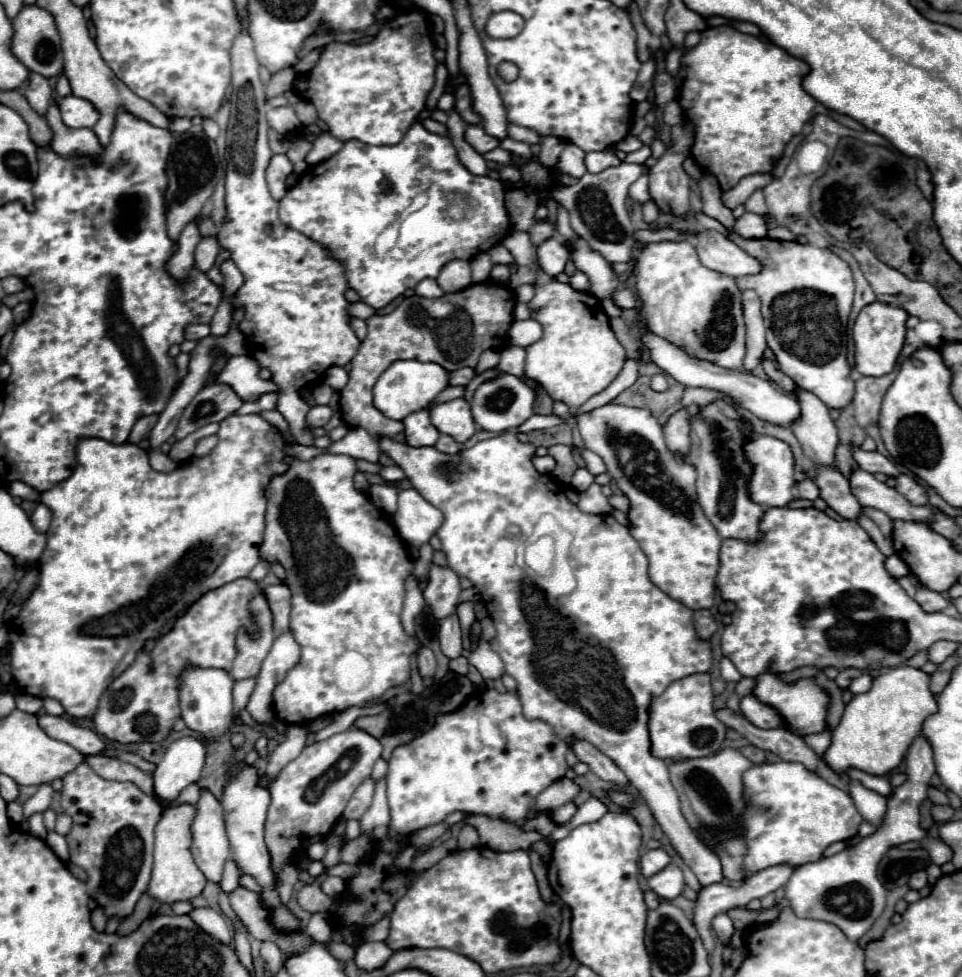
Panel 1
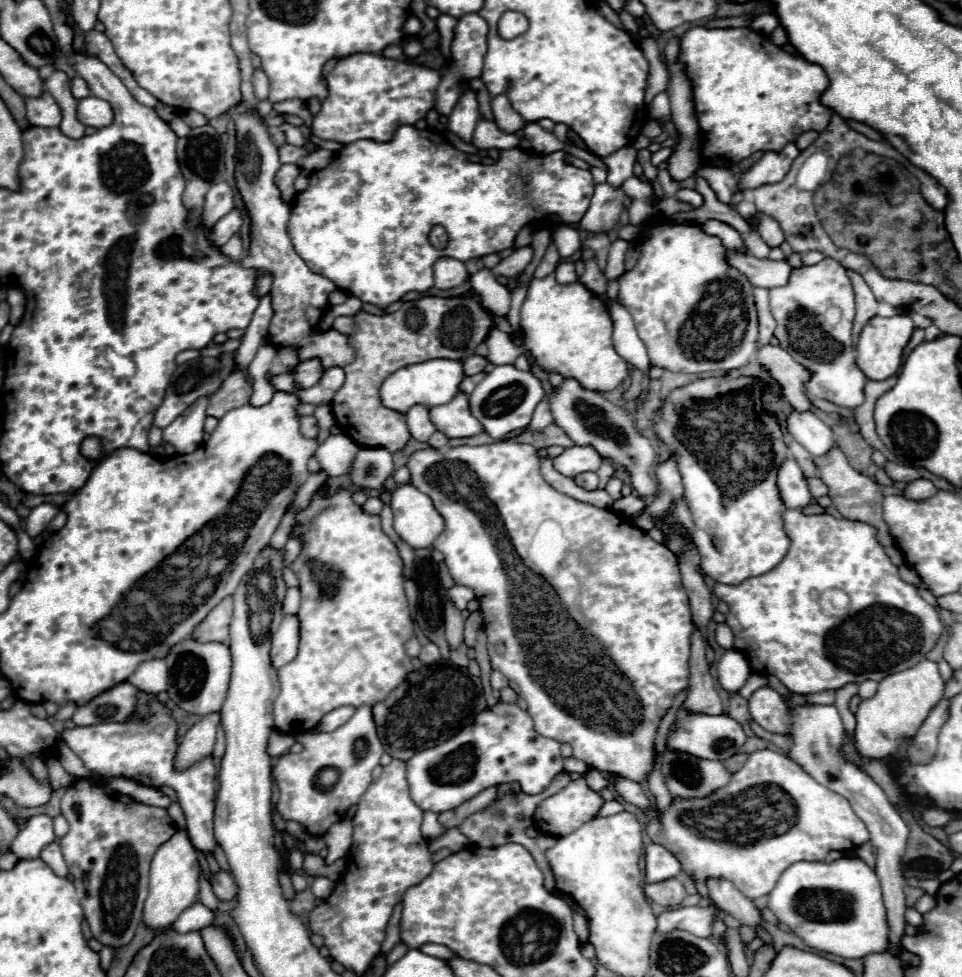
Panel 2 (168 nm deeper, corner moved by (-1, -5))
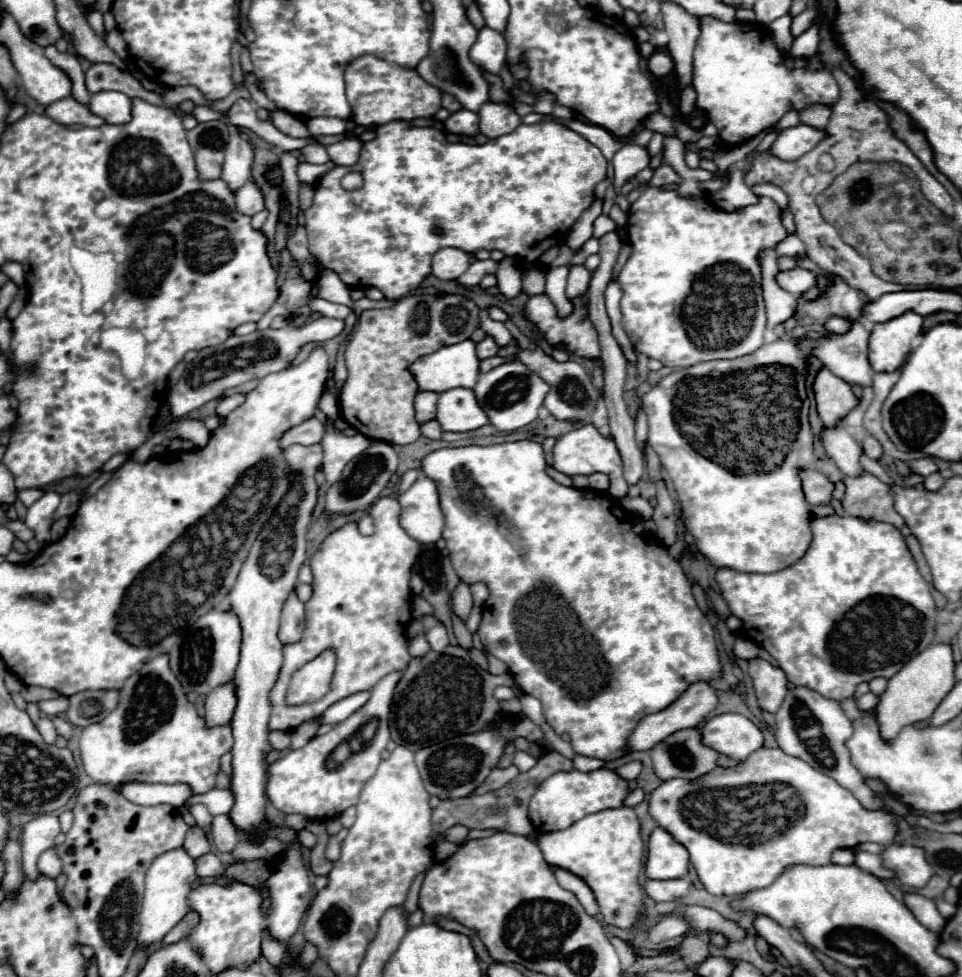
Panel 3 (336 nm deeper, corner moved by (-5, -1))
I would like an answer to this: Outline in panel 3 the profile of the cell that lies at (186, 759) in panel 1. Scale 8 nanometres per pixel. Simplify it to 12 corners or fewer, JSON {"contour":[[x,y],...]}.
{"contour":[[233,682],[205,702],[205,726],[227,726],[237,698]]}

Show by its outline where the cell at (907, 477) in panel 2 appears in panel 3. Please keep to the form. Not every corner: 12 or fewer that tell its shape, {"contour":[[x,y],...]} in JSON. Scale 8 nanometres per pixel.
{"contour":[[931,458],[913,460],[907,464],[913,474],[929,476],[937,472]]}

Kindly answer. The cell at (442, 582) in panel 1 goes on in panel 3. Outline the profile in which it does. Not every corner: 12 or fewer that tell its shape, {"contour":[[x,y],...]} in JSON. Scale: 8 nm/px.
{"contour":[[471,584],[473,604],[483,606],[489,594],[485,584]]}

